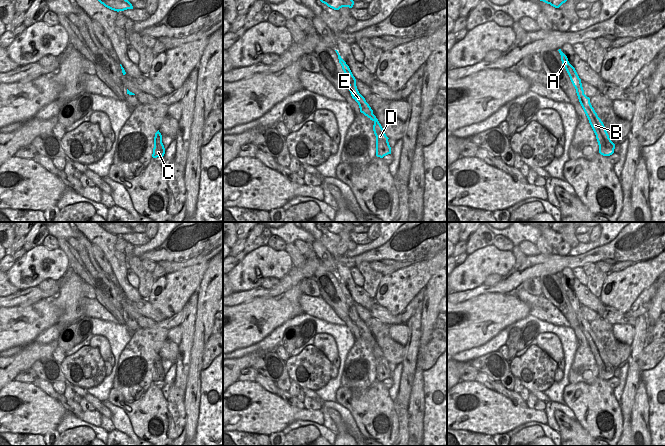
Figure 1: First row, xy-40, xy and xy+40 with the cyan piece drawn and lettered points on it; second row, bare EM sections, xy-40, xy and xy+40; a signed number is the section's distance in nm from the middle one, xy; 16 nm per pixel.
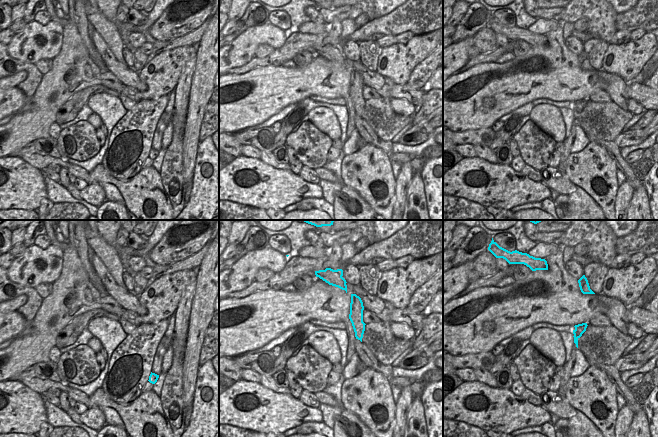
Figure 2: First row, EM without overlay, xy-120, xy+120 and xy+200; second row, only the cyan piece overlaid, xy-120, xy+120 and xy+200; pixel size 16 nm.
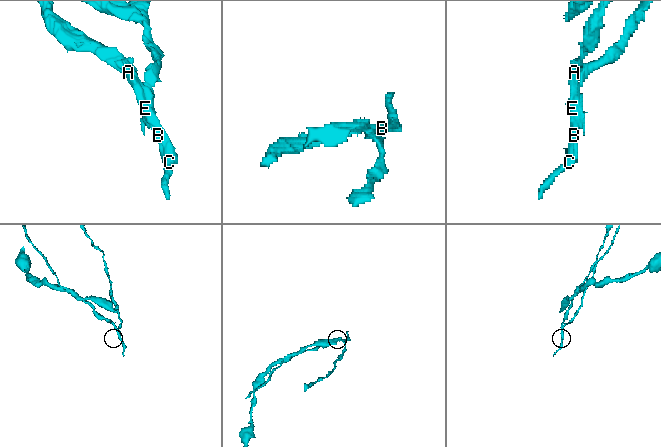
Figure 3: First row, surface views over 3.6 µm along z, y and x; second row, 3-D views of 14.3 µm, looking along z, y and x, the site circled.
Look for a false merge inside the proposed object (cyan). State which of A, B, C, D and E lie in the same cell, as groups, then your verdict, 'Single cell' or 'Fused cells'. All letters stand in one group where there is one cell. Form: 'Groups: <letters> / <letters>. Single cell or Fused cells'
Groups: A / B C D E. Fused cells

